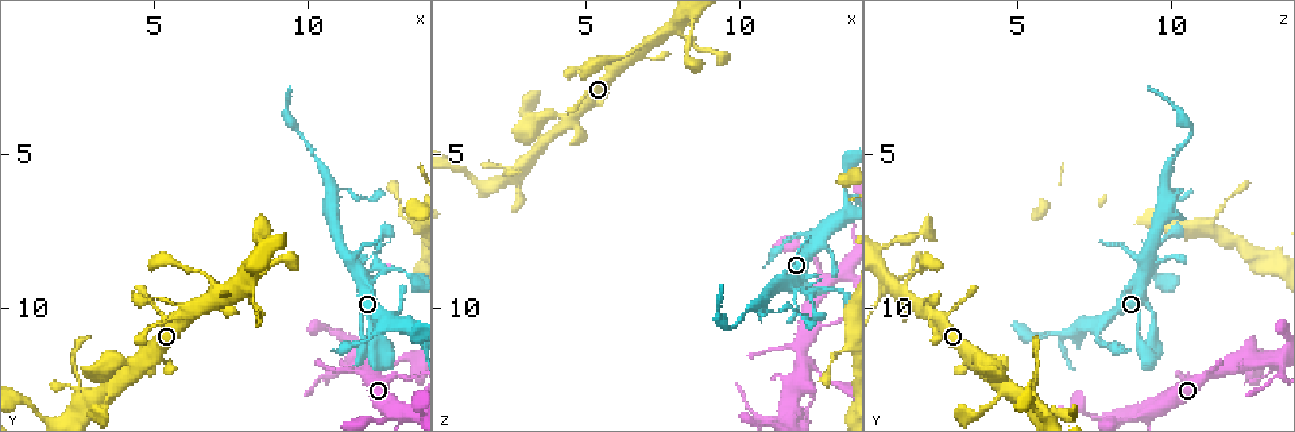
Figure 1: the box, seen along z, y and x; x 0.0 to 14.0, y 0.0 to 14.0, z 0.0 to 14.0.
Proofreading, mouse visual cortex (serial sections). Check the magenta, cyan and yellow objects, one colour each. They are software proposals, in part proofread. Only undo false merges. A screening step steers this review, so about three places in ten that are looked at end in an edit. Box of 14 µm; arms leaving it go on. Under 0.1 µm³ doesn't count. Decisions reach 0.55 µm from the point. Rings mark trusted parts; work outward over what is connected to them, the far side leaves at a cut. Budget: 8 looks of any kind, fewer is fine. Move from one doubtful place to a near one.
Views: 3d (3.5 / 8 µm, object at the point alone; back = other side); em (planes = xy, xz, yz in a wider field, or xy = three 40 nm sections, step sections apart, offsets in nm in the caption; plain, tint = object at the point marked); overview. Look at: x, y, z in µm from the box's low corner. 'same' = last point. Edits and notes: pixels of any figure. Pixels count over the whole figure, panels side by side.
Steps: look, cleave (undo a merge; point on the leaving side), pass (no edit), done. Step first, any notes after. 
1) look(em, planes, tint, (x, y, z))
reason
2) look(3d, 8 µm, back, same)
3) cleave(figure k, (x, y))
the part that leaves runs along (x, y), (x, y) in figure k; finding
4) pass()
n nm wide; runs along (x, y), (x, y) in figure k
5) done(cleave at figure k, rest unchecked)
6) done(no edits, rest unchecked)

look(3d, 8 µm, (13.4, 11.5, 12.5))
sharp bend

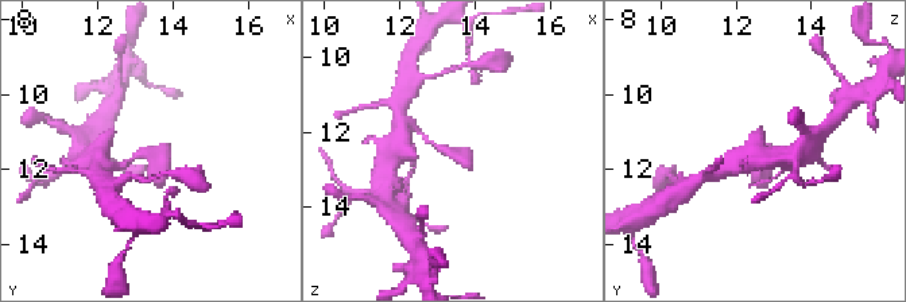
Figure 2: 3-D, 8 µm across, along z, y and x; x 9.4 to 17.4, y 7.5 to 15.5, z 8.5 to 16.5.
look(em, xy, step 3, tint, (13.3, 11.6, 12.6))

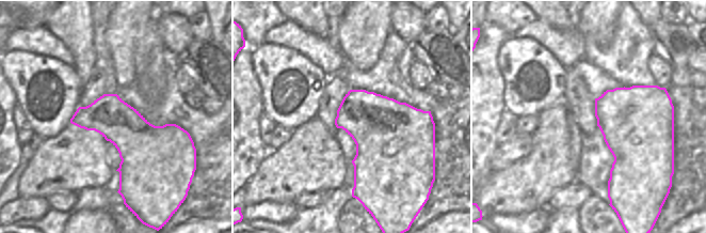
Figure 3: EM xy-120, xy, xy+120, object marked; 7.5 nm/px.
pass()
all the same cell

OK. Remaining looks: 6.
look(3d, 3.5 µm, (12.8, 13.4, 9.1))
abrupt turn

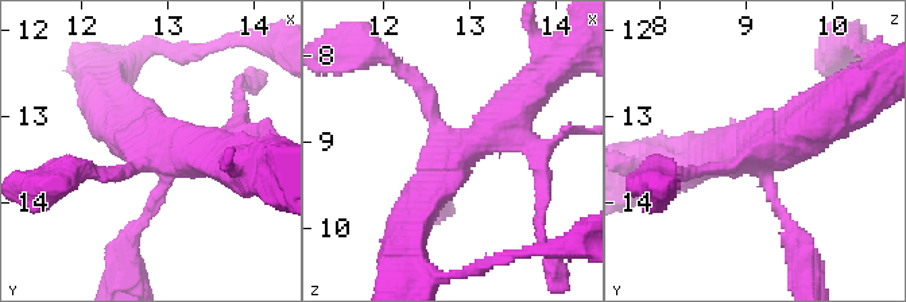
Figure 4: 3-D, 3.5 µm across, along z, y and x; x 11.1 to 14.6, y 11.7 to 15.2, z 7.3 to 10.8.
look(em, xy, step 2, tint, (12.90, 13.40, 9.15))
shape alone is not enough

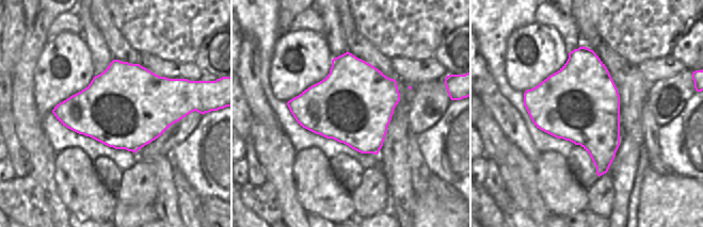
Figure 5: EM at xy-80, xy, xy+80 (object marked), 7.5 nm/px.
pass()
600 nm wide; runs along (410, 220), (440, 171), (526, 92) in figure 4; all the same cell

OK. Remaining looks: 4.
look(3d, 3.5 µm, (10.2, 5.0, 10.1))
thin neck

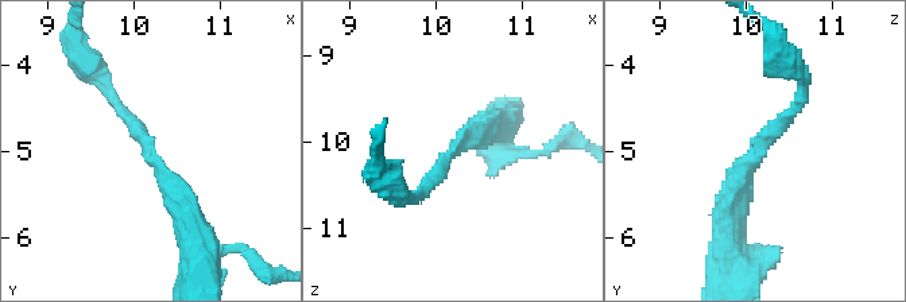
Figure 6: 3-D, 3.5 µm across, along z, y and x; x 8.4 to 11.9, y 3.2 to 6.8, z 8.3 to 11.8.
look(em, xy, step 5, tint, (10.15, 4.95, 10.15))
arms of 150, 350 nm; now the EM

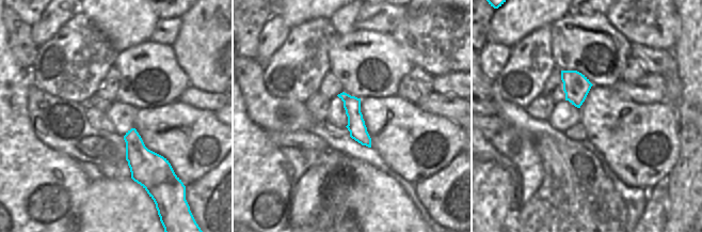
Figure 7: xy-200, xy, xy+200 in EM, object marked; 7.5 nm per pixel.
pass()
130 nm wide; runs along (188, 219), (171, 181), (105, 85) in figure 6; one cell here

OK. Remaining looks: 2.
done(no edits, rest unchecked)

